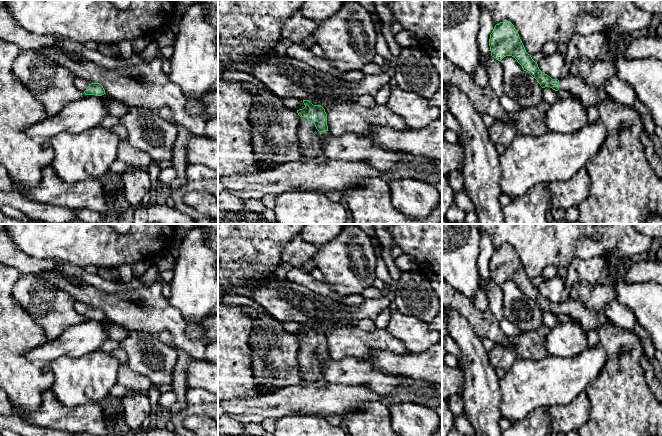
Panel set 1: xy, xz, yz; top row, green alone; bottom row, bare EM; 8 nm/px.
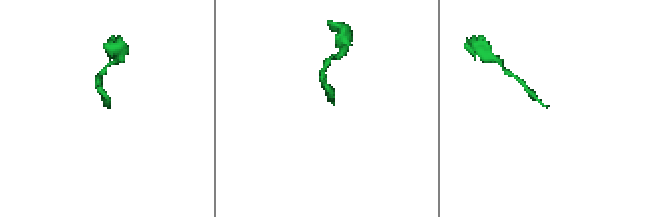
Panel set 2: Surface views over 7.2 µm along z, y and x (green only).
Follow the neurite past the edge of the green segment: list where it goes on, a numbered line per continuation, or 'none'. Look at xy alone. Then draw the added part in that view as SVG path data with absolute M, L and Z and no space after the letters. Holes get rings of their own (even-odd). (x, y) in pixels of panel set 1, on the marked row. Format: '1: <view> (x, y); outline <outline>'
1: xy (81, 84); outline M77 77L74 81L74 84L79 90L84 92L86 90L86 88L91 84L91 82Z

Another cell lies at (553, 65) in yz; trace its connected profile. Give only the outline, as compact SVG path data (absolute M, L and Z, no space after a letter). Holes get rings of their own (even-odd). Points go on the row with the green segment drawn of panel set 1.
M559 52L547 55L538 63L539 69L552 79L562 79L567 76L568 66L565 63L565 56Z

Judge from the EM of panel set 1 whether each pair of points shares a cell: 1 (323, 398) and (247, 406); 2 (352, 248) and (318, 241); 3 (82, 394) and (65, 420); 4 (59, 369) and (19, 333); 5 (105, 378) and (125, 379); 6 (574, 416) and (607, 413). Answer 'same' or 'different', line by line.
1: same
2: different
3: different
4: different
5: different
6: different

